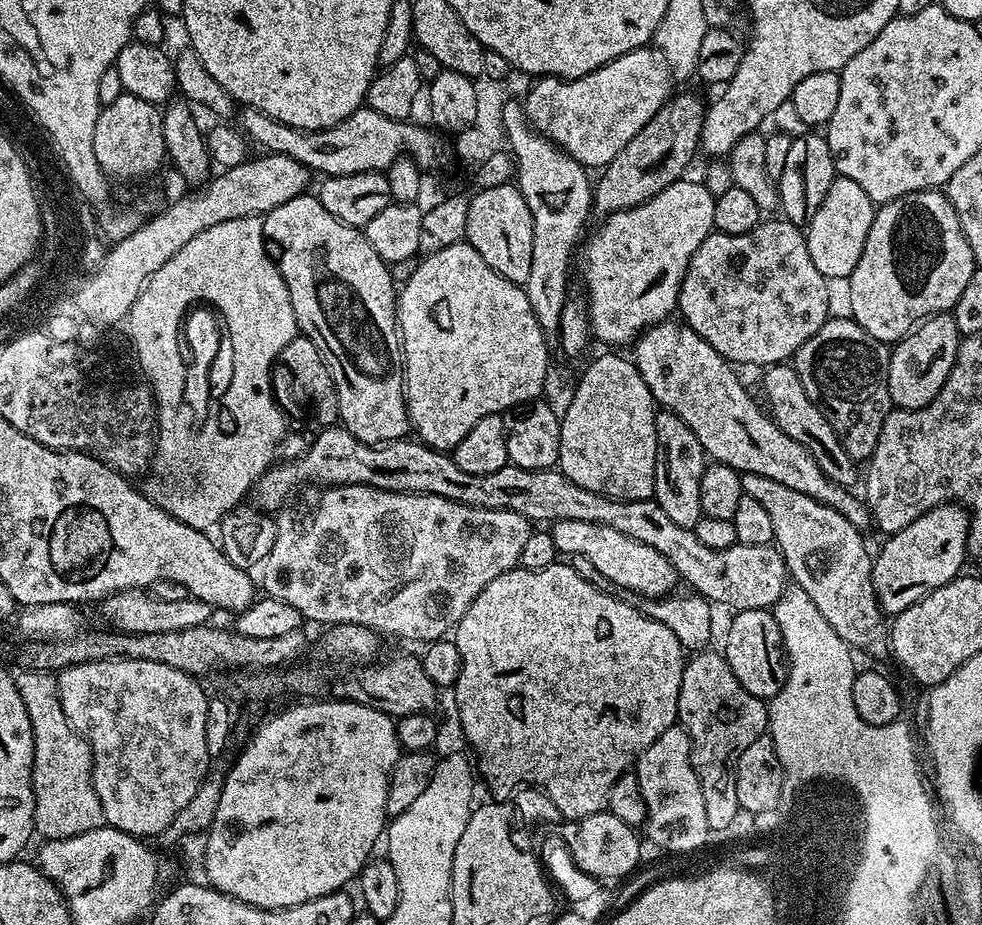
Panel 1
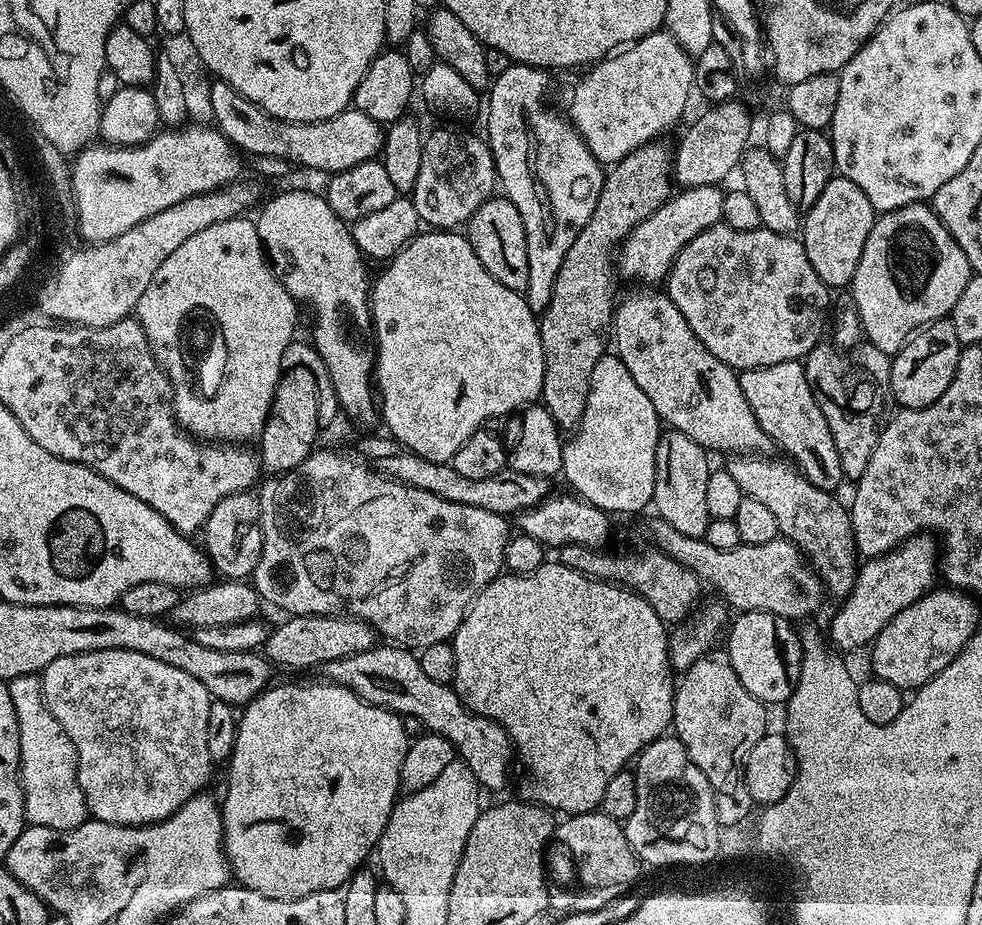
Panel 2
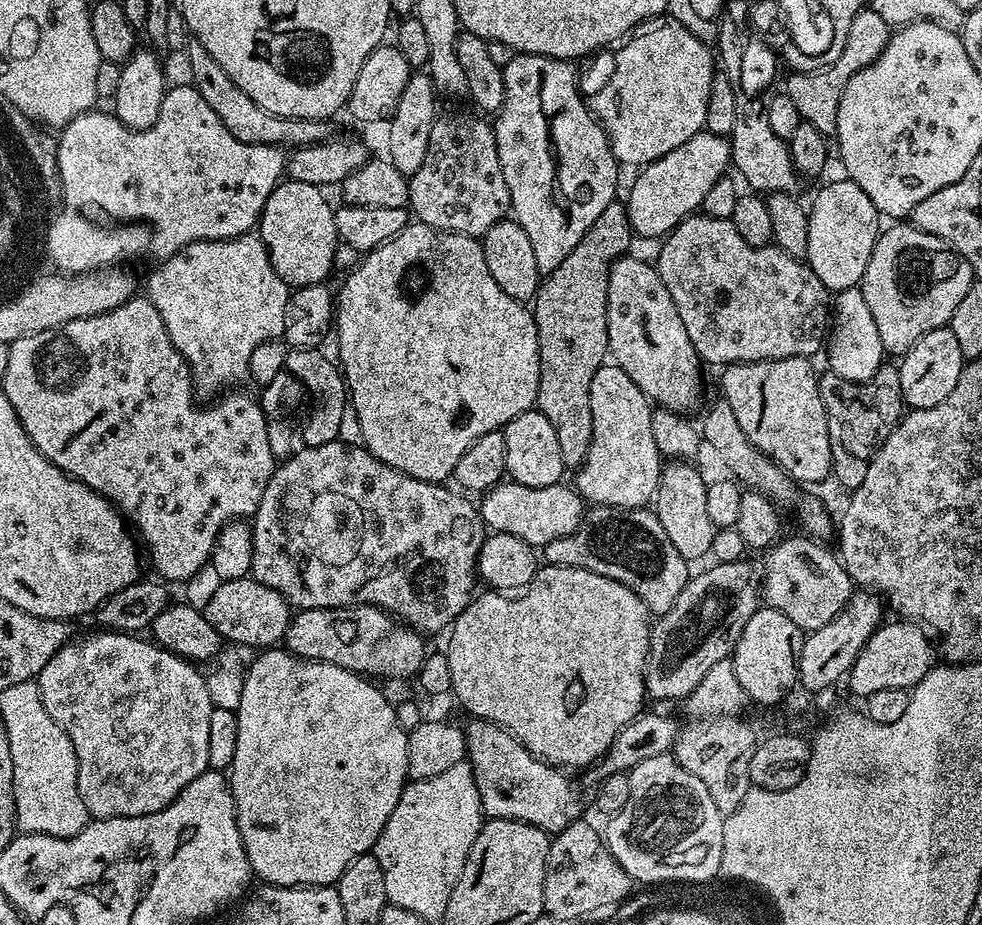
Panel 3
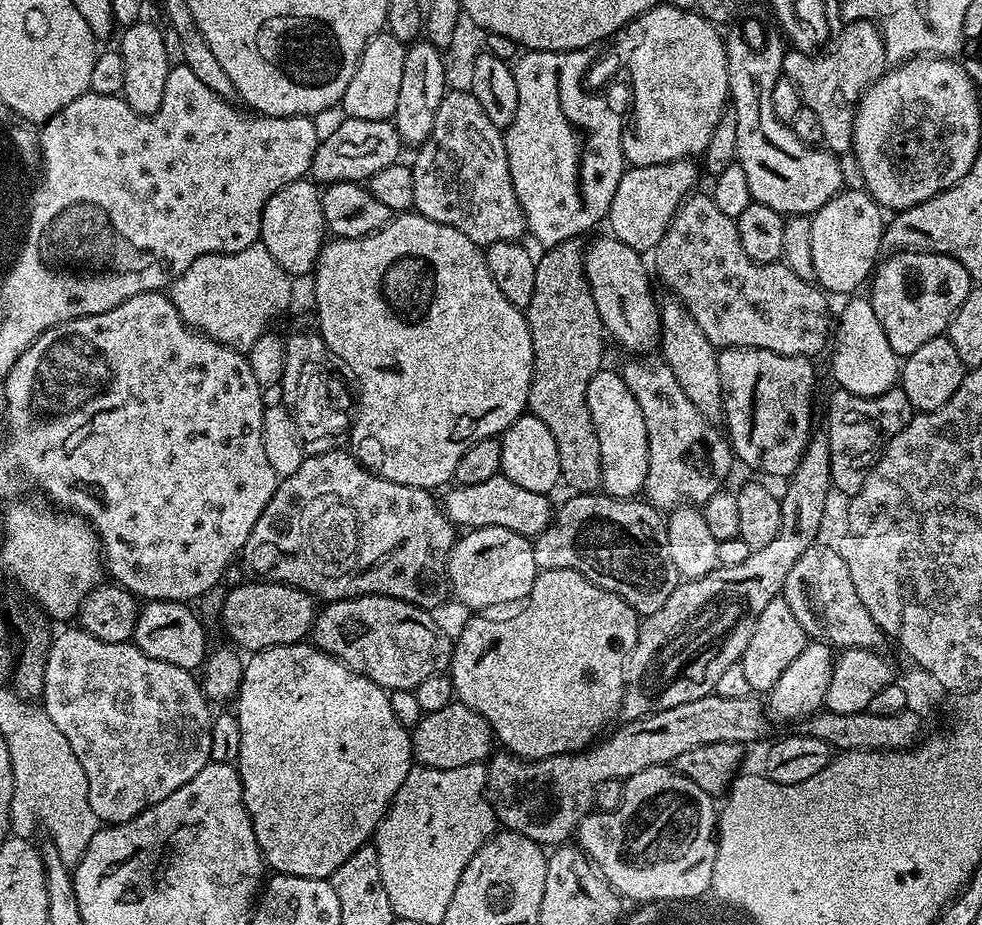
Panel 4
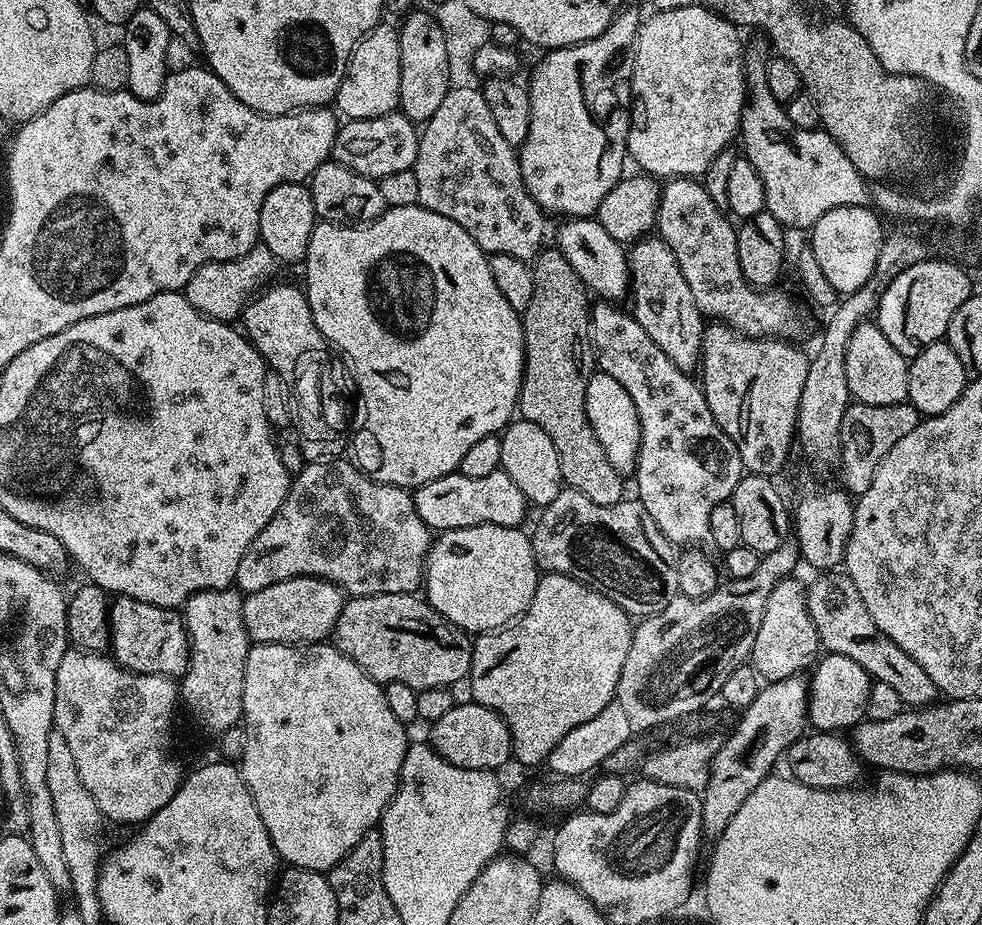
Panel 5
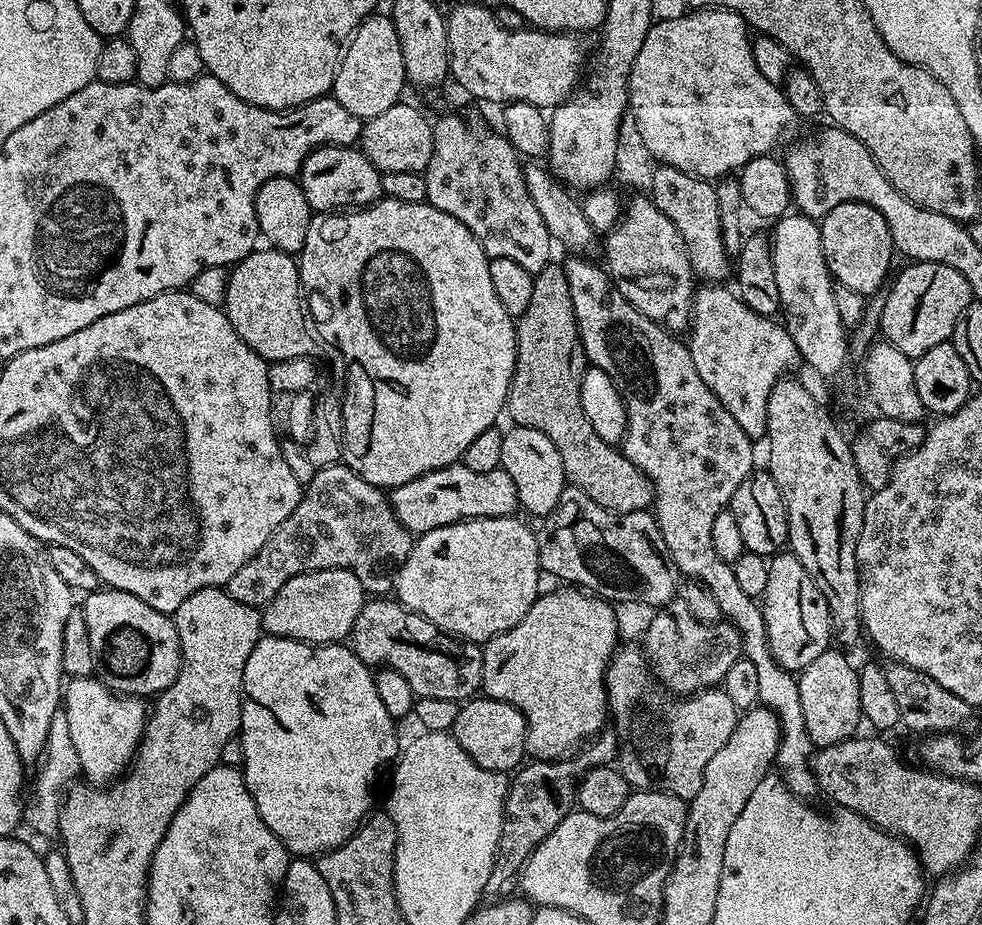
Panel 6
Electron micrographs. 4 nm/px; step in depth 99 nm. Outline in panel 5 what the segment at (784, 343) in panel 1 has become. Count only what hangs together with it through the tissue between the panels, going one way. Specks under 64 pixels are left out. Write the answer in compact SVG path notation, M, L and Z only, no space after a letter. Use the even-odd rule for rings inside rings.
M672 178L661 187L656 215L658 235L674 250L674 258L678 258L678 266L682 266L682 278L686 278L686 286L690 286L703 316L709 321L727 324L741 336L795 341L795 336L804 332L803 318L780 286L761 290L744 279L742 266L738 266L736 228L731 222L725 209L719 208L710 194L706 194L699 179Z

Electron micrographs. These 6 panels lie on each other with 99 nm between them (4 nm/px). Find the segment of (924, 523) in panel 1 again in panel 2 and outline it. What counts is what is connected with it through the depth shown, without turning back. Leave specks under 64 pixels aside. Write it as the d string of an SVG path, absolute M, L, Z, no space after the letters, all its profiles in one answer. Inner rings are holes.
M932 534L911 536L886 554L865 559L859 565L850 594L843 597L841 604L844 605L832 620L831 643L844 654L851 648L871 645L894 614L933 591L936 576L938 580L938 540Z

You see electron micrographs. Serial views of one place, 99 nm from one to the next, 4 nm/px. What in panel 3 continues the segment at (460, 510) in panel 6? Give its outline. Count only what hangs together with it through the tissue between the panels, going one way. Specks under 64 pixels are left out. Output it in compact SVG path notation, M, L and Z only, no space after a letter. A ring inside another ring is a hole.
M511 482L495 484L489 492L479 497L478 507L480 519L485 529L502 534L514 534L514 538L522 538L534 550L543 549L545 544L558 538L566 538L566 534L574 534L584 521L585 501L575 487L561 482L554 486L522 486Z

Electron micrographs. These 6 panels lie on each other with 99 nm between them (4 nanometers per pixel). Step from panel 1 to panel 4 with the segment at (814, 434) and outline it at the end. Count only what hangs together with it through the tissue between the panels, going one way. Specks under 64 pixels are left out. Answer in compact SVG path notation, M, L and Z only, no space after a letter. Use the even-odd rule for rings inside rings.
M725 348L719 353L718 378L722 380L722 402L724 403L722 424L726 429L726 435L731 443L735 459L739 463L741 460L746 467L753 468L756 472L765 472L768 476L781 476L781 478L791 476L806 450L808 441L814 435L814 429L812 429L812 387L816 384L816 372L812 369L812 364L813 361L807 356L783 356L761 348Z

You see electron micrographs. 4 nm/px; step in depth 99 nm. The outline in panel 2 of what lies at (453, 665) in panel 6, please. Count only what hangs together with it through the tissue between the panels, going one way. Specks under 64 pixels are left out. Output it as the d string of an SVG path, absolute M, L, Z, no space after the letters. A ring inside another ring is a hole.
M293 616L285 624L273 627L262 649L273 665L284 668L316 668L338 658L362 654L374 647L374 629L352 616Z

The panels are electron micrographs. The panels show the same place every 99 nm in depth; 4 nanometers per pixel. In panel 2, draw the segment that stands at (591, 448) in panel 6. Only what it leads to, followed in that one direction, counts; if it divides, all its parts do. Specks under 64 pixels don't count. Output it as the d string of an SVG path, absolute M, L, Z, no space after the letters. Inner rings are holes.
M664 142L644 144L605 171L602 194L598 194L598 206L594 206L590 222L586 222L578 238L574 238L574 246L566 250L566 258L562 258L562 270L558 270L558 278L554 278L554 294L543 312L539 313L544 355L544 381L540 391L542 407L550 413L561 430L574 430L580 425L580 419L586 410L586 398L590 394L590 374L594 374L594 366L606 354L604 340L606 344L614 315L612 272L614 276L614 261L617 259L618 249L632 233L634 226L641 224L647 216L655 214L673 191L674 152L671 147L667 148L660 143Z

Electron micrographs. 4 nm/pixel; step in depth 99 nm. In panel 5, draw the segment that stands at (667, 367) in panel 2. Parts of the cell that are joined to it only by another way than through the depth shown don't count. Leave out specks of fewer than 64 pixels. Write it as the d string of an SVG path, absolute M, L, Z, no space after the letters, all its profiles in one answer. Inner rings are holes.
M568 218L556 232L555 247L574 266L574 274L584 283L589 293L596 292L601 301L620 302L620 299L627 297L630 292L630 277L628 274L628 252L625 245L620 244L606 229L601 226L596 218Z

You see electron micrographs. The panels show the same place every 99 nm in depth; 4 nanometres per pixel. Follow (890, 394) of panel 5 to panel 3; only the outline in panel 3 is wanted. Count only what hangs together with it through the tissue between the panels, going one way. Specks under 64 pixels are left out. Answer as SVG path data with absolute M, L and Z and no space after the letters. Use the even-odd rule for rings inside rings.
M860 287L847 288L835 293L830 304L830 327L826 337L826 353L828 365L835 376L846 378L850 382L858 382L871 378L880 365L885 363L886 353L882 346L882 338L878 338L878 326L870 314L870 306L866 306L866 298L862 298Z

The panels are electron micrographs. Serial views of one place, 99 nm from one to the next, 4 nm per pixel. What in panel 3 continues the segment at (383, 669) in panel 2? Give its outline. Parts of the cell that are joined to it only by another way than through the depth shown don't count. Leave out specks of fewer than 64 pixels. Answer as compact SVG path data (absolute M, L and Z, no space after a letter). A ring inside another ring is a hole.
M479 718L469 721L463 725L466 762L472 768L480 809L485 817L526 822L555 834L585 815L584 803L587 800L589 803L590 788L571 780L567 771L549 764L547 760L539 760L494 721Z

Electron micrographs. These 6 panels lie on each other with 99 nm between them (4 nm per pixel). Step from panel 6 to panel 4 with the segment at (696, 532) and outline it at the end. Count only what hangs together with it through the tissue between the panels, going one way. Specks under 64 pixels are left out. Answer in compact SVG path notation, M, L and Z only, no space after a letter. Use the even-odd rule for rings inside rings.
M648 358L641 360L644 360L641 364L628 364L622 368L622 375L626 386L630 386L630 394L638 401L642 418L646 418L648 469L643 495L657 510L703 506L710 494L725 487L724 479L732 472L731 443L715 423L698 414L694 402L686 398L682 386L678 386L678 378L674 378L667 364L651 364Z

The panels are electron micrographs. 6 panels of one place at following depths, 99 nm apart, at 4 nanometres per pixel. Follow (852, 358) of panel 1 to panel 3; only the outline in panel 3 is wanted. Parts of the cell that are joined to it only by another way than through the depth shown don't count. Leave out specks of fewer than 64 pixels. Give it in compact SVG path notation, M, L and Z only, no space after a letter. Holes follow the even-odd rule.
M885 362L871 378L860 384L835 376L828 370L825 371L825 376L823 373L819 377L819 382L830 430L832 476L845 490L851 490L862 486L862 478L866 478L866 470L873 454L883 446L905 415L900 369L895 363Z

